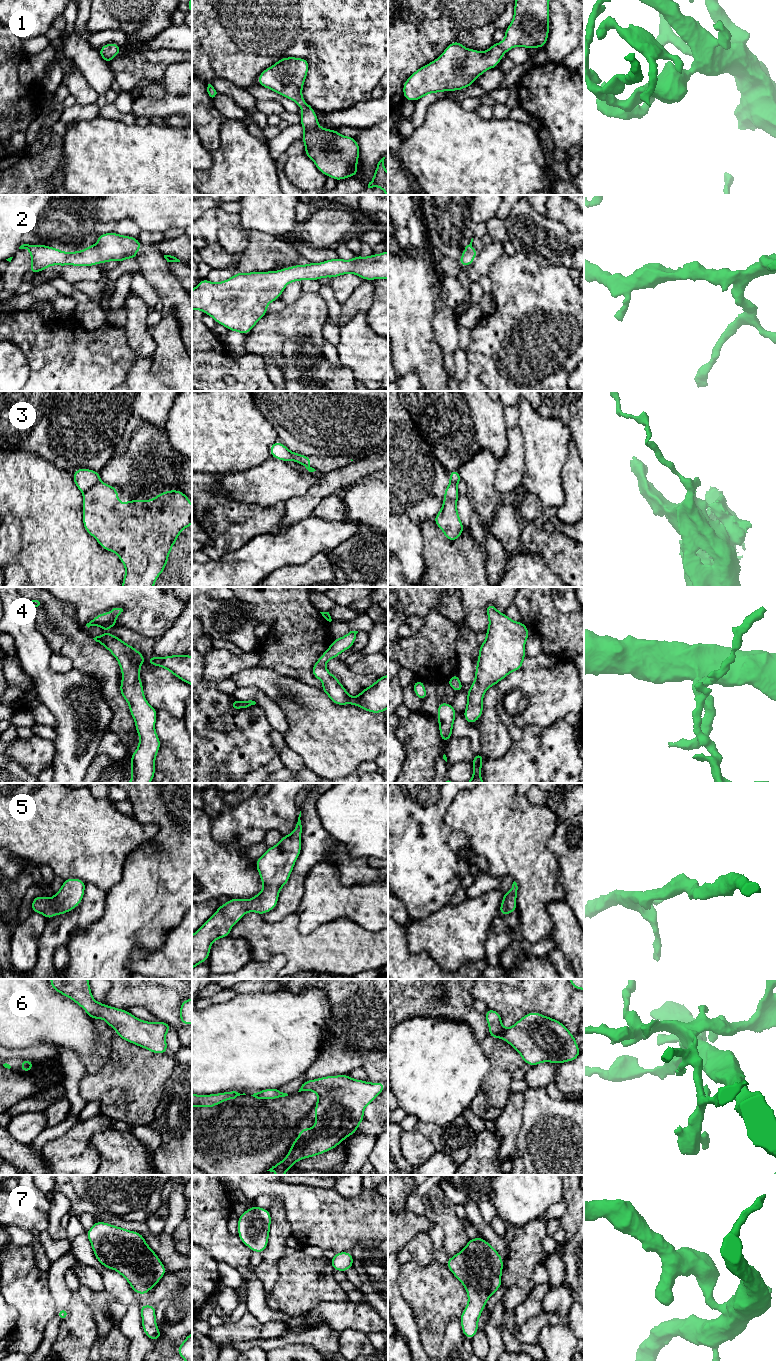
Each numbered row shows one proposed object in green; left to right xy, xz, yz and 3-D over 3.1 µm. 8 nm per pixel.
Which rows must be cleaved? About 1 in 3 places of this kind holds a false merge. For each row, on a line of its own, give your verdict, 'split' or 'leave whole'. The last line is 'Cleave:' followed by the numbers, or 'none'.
1: leave whole
2: leave whole
3: split
4: leave whole
5: leave whole
6: leave whole
7: leave whole
Cleave: 3

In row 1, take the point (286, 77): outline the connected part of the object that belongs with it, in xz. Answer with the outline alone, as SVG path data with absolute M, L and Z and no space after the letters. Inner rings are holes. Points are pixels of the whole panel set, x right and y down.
M296 57L281 58L273 66L268 67L260 73L258 83L262 87L287 97L298 104L303 112L300 124L304 128L304 134L301 138L305 144L304 154L315 163L316 168L321 173L337 181L356 176L356 174L359 173L356 164L359 160L360 148L355 138L340 135L336 129L330 130L321 128L318 124L318 117L314 109L303 99L302 88L308 69L309 63L307 59Z

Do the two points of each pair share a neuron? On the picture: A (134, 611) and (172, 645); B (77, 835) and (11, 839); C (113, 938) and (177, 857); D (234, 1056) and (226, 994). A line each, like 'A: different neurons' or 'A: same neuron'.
A: different neurons
B: same neuron
C: same neuron
D: different neurons

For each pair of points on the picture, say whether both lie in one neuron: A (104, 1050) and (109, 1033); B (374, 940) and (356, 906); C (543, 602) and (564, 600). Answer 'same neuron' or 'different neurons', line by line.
A: same neuron
B: different neurons
C: different neurons

